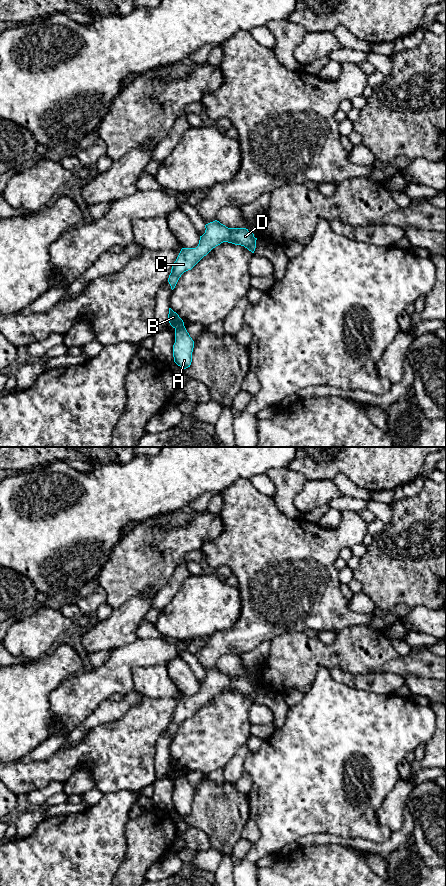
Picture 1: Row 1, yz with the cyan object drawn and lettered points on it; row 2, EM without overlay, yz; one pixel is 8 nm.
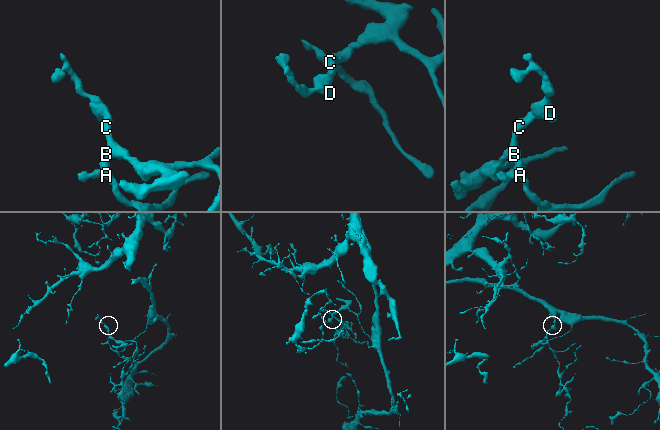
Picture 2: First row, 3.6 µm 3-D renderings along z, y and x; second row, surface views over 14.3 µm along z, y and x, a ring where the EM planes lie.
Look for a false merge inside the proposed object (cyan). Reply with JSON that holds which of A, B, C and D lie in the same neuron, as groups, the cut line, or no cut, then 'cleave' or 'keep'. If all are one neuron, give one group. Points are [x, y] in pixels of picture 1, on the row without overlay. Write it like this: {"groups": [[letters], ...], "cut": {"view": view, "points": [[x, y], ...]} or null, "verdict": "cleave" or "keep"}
{"groups": [["A"], ["B", "C", "D"]], "cut": {"view": "yz", "points": [[183, 773], [175, 776]]}, "verdict": "cleave"}

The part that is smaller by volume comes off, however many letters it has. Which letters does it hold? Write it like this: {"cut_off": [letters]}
{"cut_off": ["A"]}

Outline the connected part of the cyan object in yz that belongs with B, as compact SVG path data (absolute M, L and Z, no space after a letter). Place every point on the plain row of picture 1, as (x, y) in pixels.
M169 756L168 768L169 768L170 773L173 776L184 774L183 768L171 756Z

